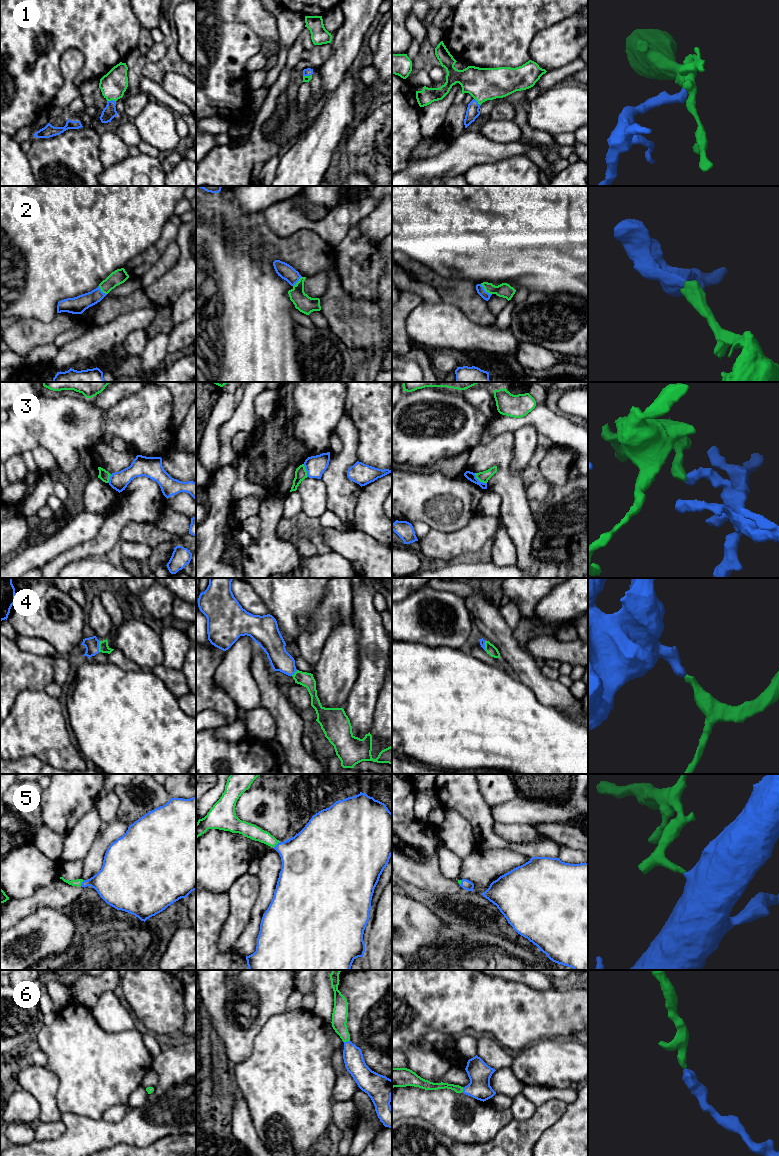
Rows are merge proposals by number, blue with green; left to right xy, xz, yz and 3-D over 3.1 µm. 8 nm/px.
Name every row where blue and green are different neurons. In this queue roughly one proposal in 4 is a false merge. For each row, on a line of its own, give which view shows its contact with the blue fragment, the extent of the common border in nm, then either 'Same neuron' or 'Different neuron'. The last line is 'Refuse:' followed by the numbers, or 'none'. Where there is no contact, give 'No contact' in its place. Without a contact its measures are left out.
1: Touches blue in xy. Shared border 70 nm. Same neuron
2: Touches blue in yz. Shared border 130 nm. Same neuron
3: Touches blue in yz. Shared border 130 nm. Different neuron
4: Touches blue in xy. Shared border 90 nm. Same neuron
5: Touches blue in xz. Shared border 70 nm. Same neuron
6: Touches blue in xz. Shared border 50 nm. Same neuron
Refuse: 3

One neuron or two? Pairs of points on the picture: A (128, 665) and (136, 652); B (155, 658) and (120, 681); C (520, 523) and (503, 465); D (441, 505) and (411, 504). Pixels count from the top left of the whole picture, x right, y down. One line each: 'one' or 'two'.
A: two
B: two
C: one
D: one

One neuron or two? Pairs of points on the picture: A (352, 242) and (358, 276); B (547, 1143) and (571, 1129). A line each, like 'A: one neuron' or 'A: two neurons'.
A: one neuron
B: one neuron

